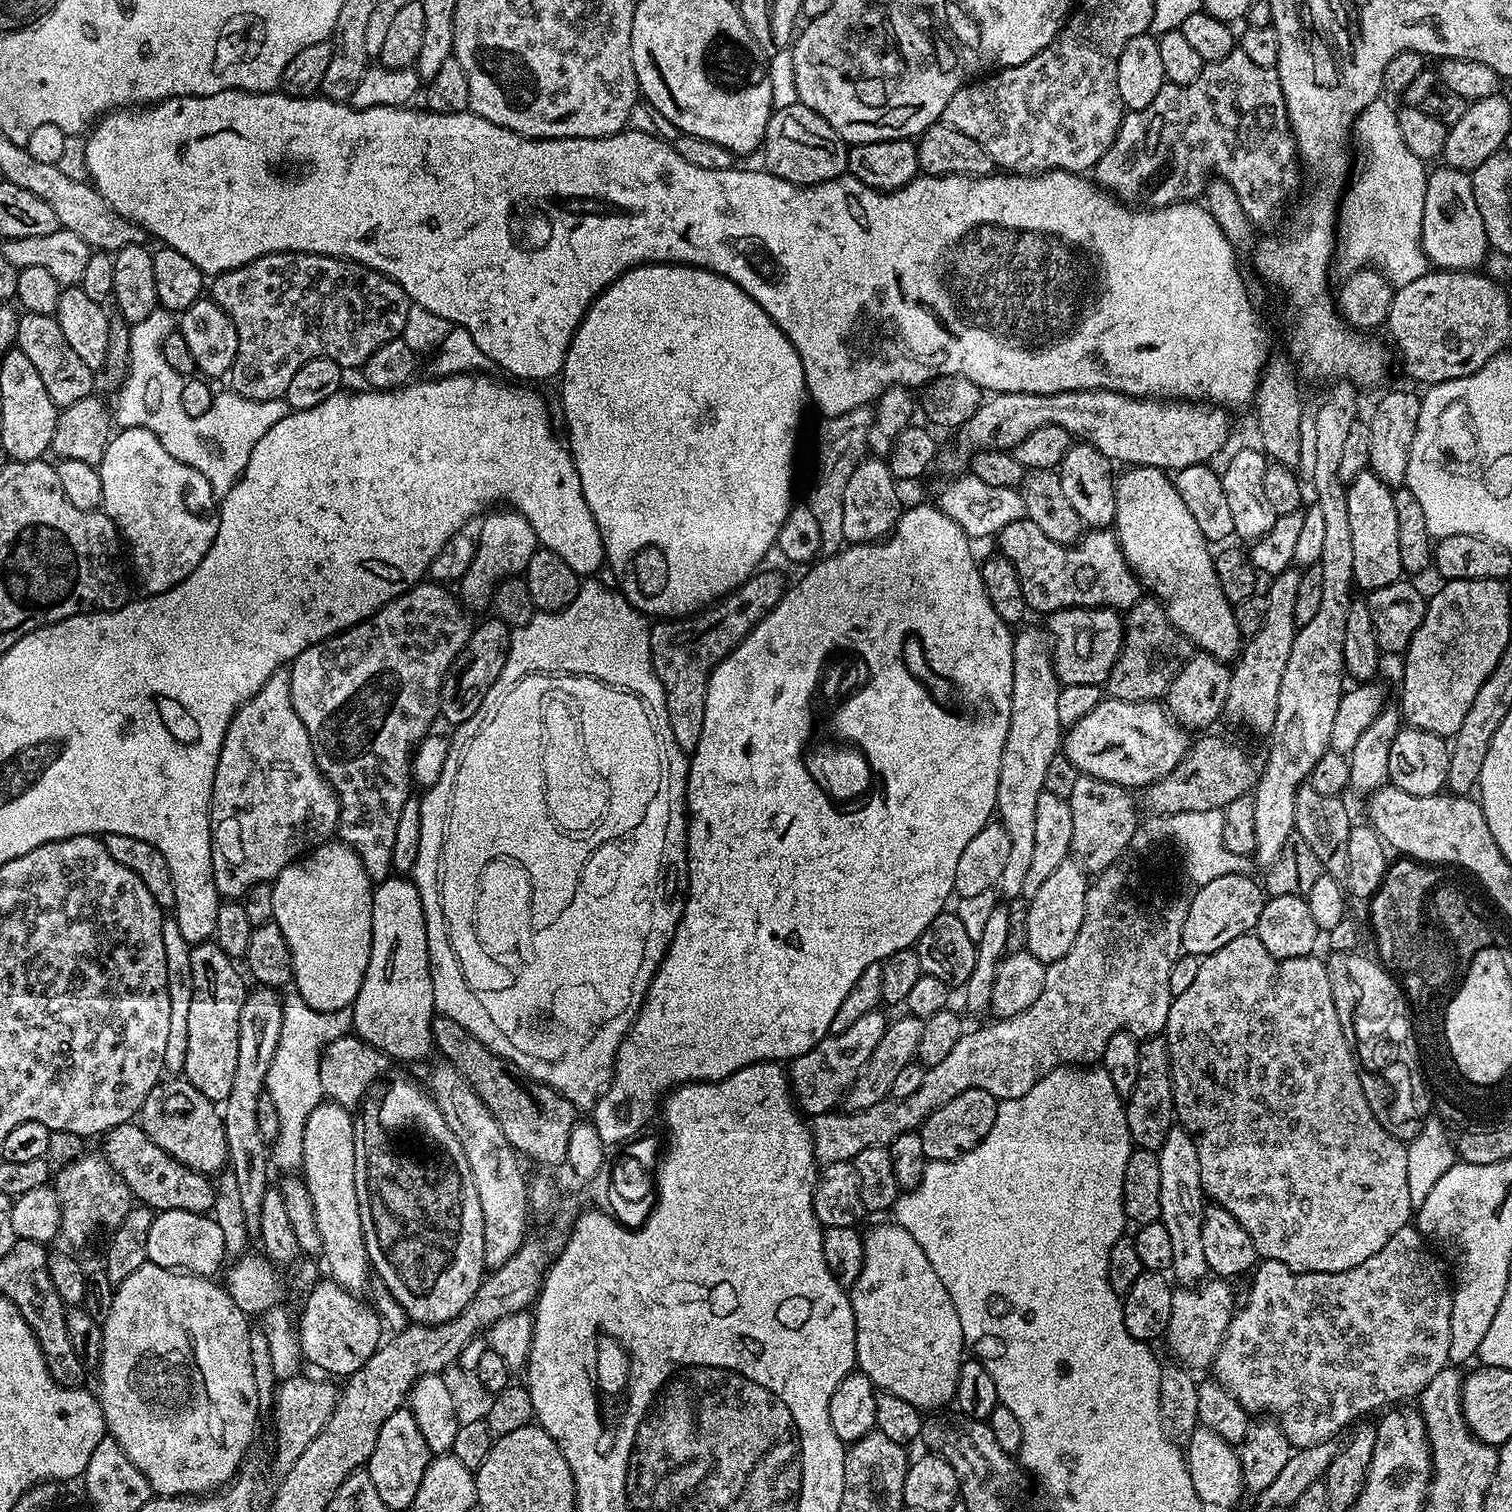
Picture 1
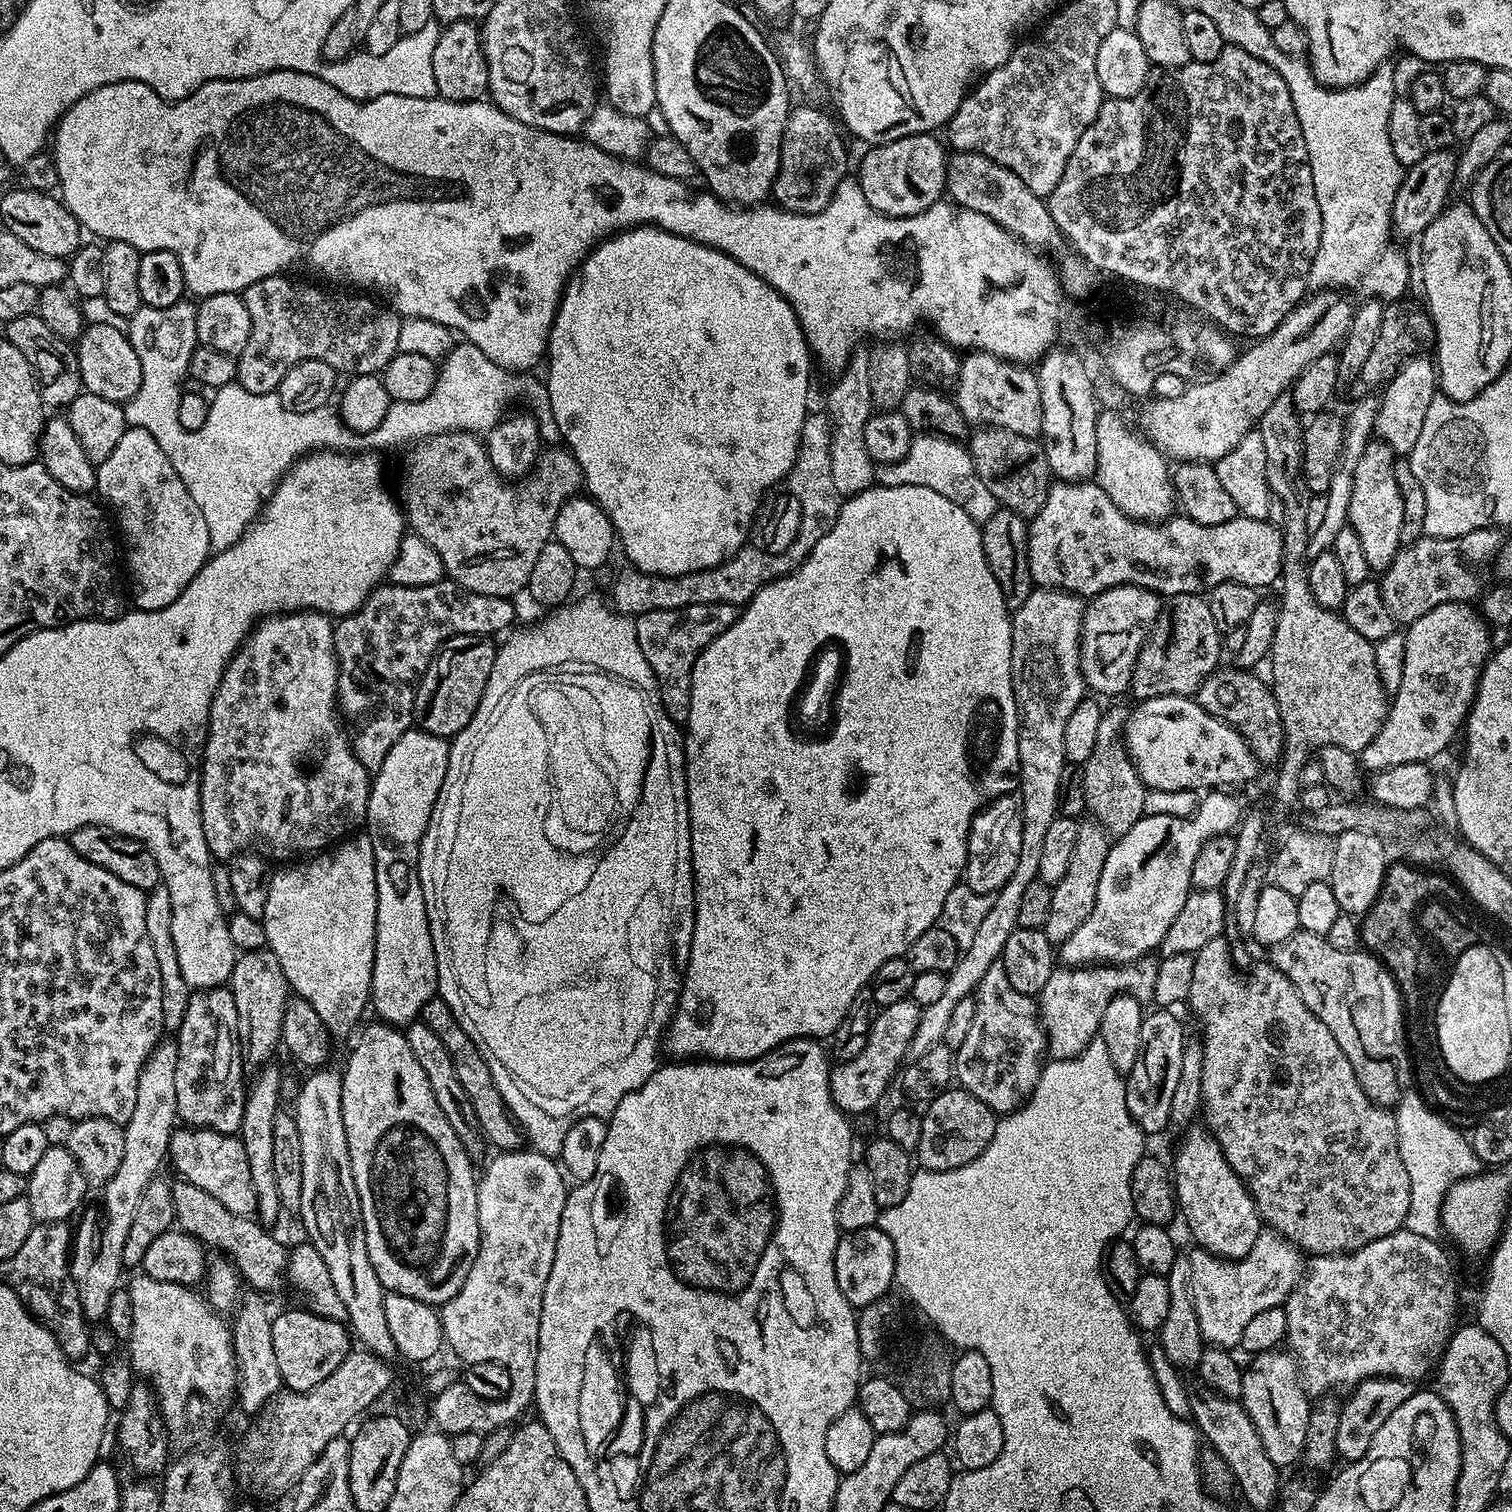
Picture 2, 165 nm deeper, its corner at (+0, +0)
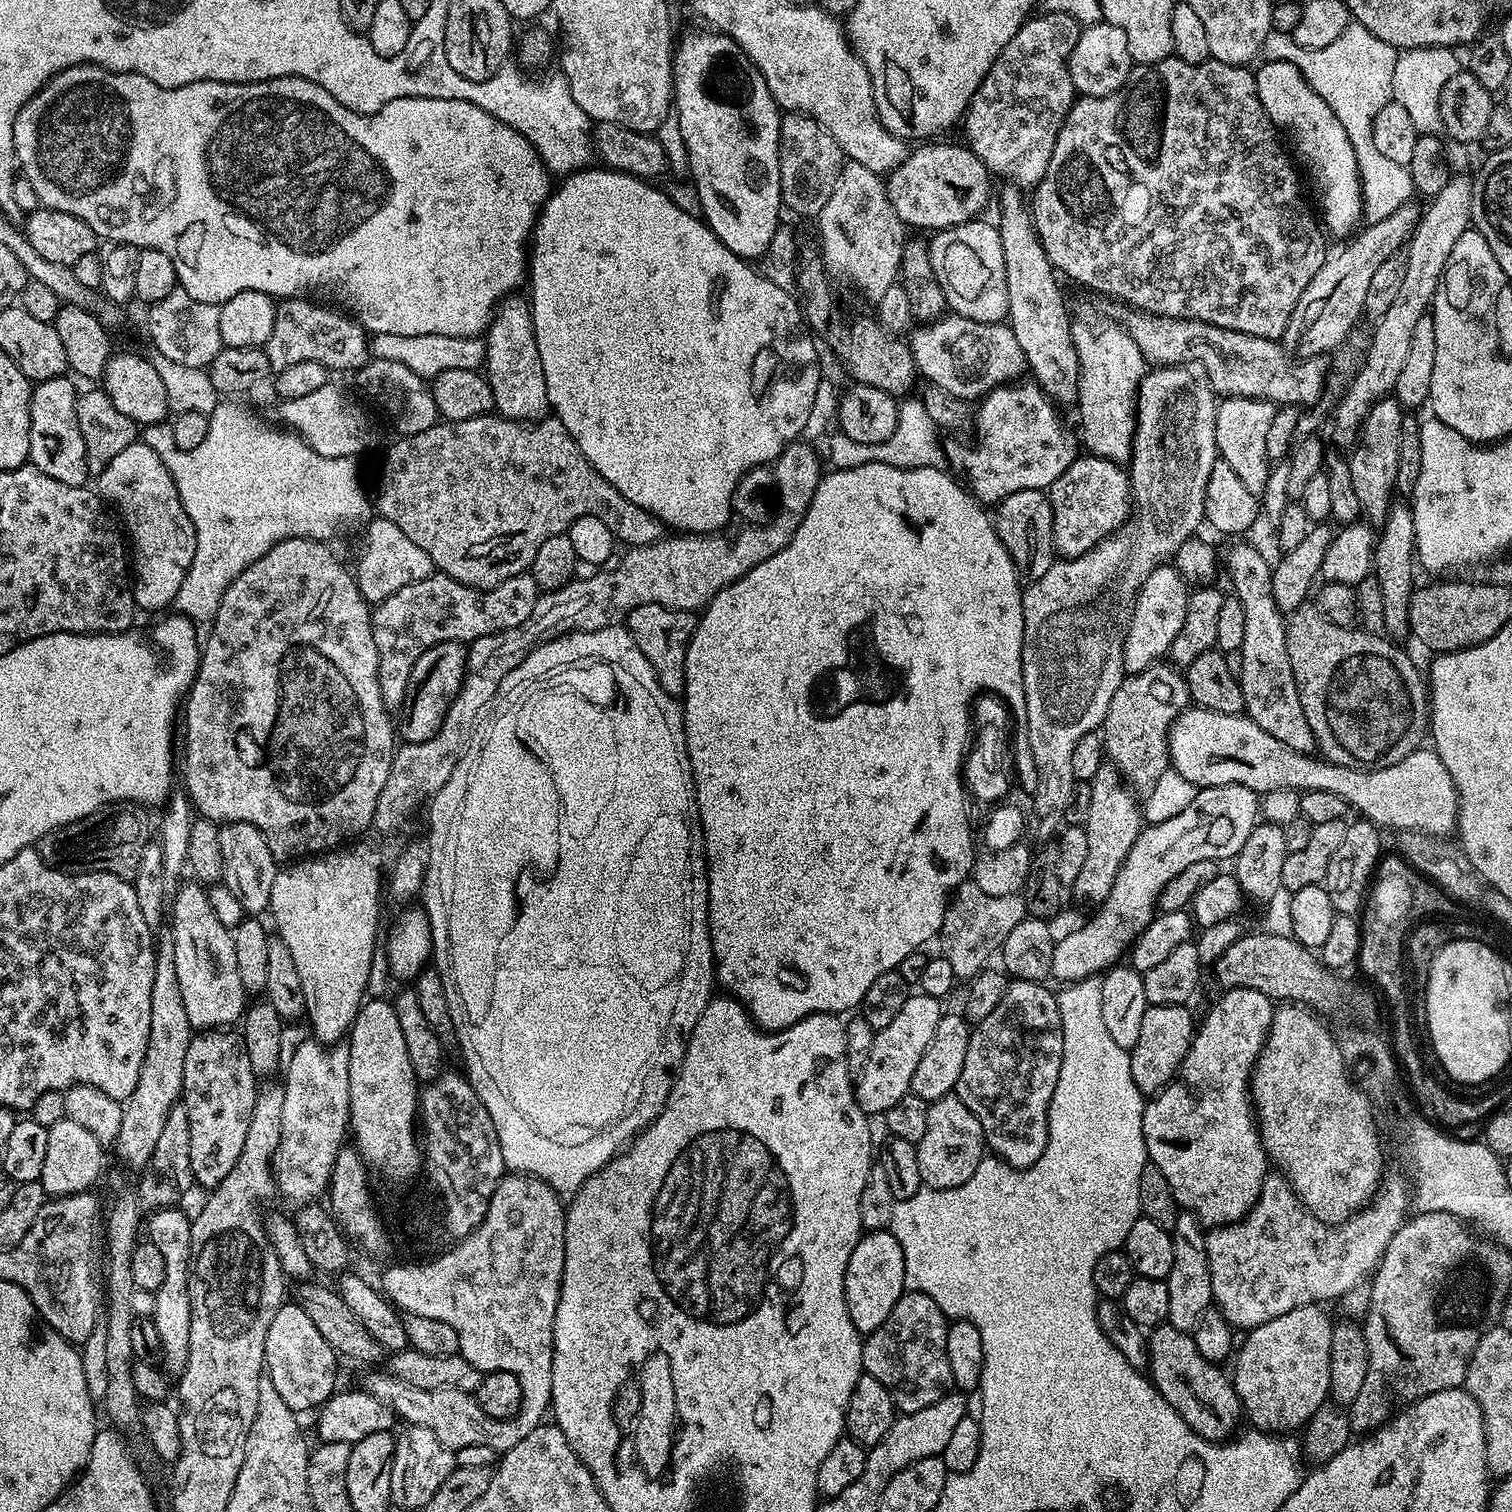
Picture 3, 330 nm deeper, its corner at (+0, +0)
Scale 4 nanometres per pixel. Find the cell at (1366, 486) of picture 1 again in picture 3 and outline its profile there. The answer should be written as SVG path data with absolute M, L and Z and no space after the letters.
M1385 398L1366 414L1354 447L1348 456L1350 478L1354 481L1354 494L1358 494L1363 519L1373 526L1380 526L1387 518L1389 505L1394 500L1398 478L1398 438L1406 412L1395 398Z

